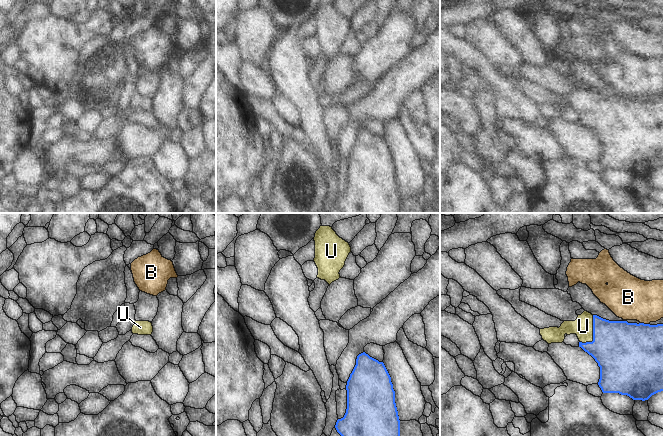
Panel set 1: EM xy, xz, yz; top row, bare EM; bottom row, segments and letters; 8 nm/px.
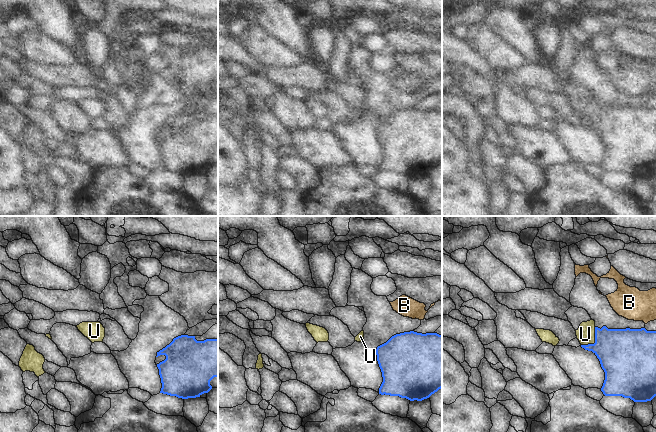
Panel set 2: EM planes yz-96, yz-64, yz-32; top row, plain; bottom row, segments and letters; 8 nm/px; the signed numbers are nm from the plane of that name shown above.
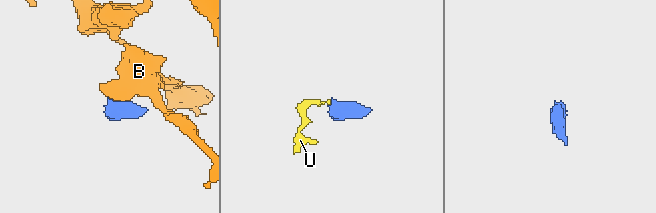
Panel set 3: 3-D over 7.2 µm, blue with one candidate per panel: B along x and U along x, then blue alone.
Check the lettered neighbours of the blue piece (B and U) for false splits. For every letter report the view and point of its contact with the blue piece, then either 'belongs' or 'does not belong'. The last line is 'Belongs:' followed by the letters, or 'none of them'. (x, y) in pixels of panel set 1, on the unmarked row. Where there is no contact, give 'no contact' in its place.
B: yz (643, 99) | does not belong
U: yz (593, 109) | belongs
Belongs: U

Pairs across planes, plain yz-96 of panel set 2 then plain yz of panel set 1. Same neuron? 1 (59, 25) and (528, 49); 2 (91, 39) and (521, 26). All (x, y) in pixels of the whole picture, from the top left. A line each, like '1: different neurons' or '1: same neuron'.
1: same neuron
2: different neurons

